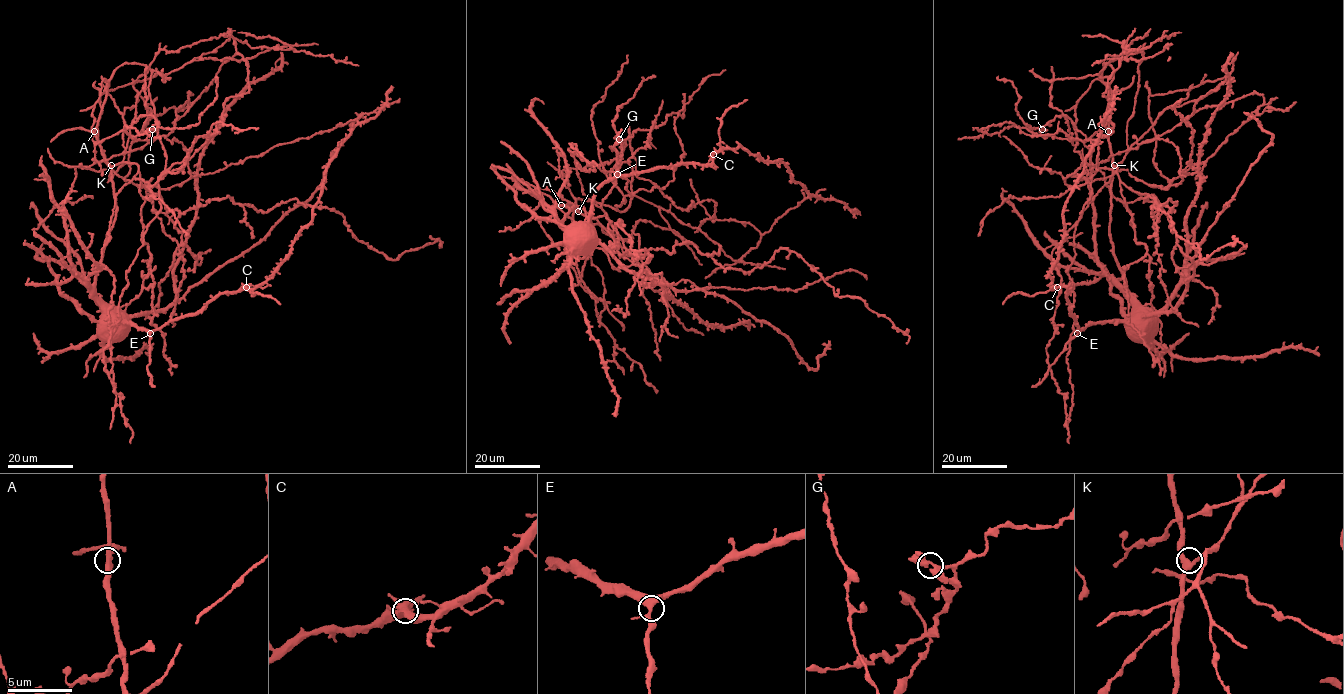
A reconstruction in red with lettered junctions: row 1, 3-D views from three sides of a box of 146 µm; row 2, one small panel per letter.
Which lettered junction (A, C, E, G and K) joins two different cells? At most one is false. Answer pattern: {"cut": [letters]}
{"cut": []}

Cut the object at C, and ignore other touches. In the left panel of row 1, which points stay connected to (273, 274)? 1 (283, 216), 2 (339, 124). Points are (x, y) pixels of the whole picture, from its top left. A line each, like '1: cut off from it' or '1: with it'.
1: cut off from it
2: cut off from it

